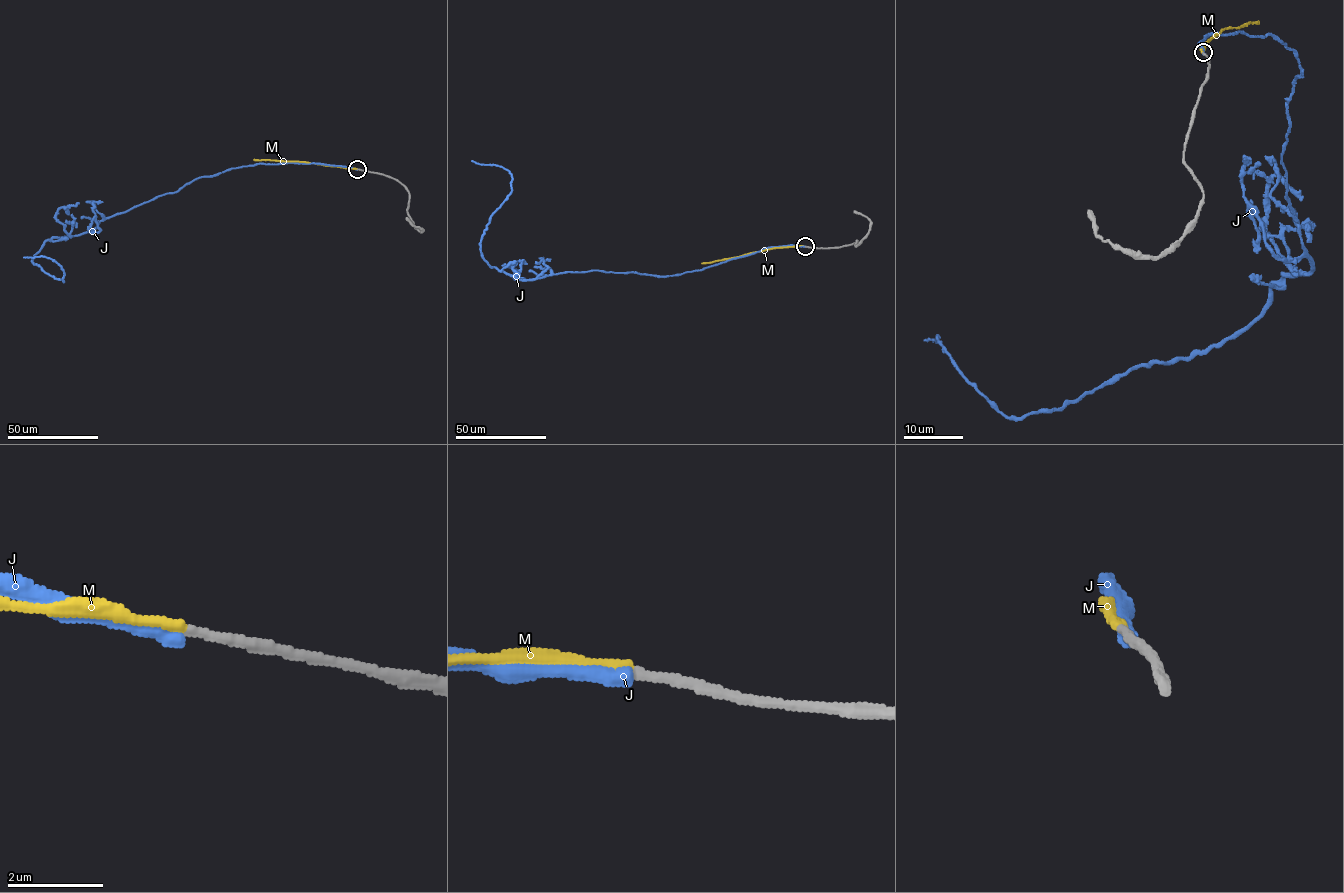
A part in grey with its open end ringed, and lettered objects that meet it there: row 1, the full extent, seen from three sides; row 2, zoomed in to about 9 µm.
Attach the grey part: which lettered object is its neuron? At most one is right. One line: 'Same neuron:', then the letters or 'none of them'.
Same neuron: M

